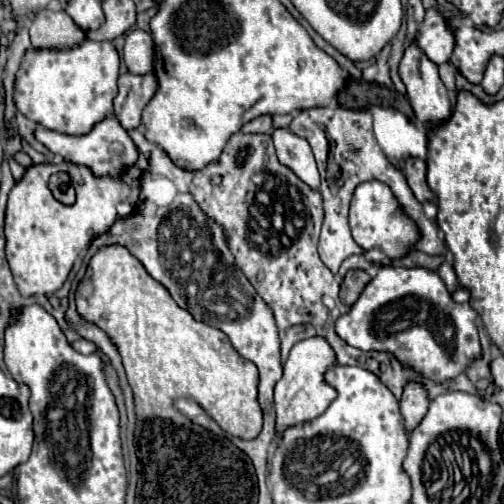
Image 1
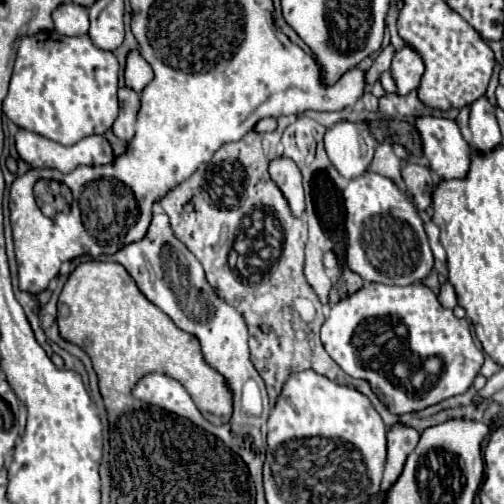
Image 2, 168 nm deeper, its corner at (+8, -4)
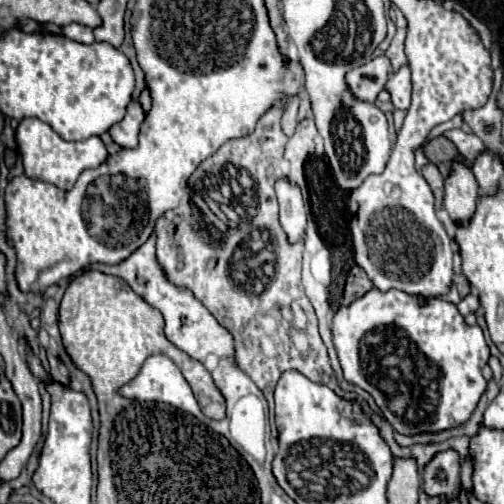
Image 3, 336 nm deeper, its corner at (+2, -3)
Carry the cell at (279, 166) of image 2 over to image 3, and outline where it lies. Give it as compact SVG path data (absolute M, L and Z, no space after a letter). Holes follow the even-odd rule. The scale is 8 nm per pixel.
M286 178L276 182L276 196L280 202L280 224L290 242L298 242L306 230L306 210L300 188Z

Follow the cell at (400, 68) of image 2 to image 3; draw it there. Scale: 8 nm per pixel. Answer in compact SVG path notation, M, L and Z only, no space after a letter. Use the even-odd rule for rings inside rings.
M400 66L394 76L390 76L388 84L386 84L388 92L392 94L392 104L394 108L406 110L410 106L410 92L412 92L412 82L410 82L410 68Z

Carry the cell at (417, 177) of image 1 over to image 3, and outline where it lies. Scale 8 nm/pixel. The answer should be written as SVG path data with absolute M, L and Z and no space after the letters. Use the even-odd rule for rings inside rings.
M426 164L420 174L428 182L428 186L432 188L434 198L436 198L436 210L438 210L442 206L442 194L444 194L444 178L442 178L442 174L438 172L438 168L434 164Z

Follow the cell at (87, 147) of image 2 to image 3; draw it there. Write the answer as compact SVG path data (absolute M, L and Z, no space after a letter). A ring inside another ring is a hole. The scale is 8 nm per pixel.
M24 118L16 130L16 142L22 152L22 162L24 162L24 174L30 178L46 180L62 190L70 190L80 176L82 170L86 168L96 168L98 164L108 160L108 150L100 136L92 136L84 142L66 142L62 140L46 122L38 118Z

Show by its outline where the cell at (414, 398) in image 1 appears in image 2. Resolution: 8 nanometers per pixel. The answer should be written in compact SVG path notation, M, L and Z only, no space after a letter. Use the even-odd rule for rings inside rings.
M394 425L388 431L388 457L386 457L382 487L378 493L380 501L384 499L386 491L396 483L396 477L400 477L400 469L404 469L404 461L408 459L408 453L412 453L412 449L418 445L418 439L420 435L410 427Z

